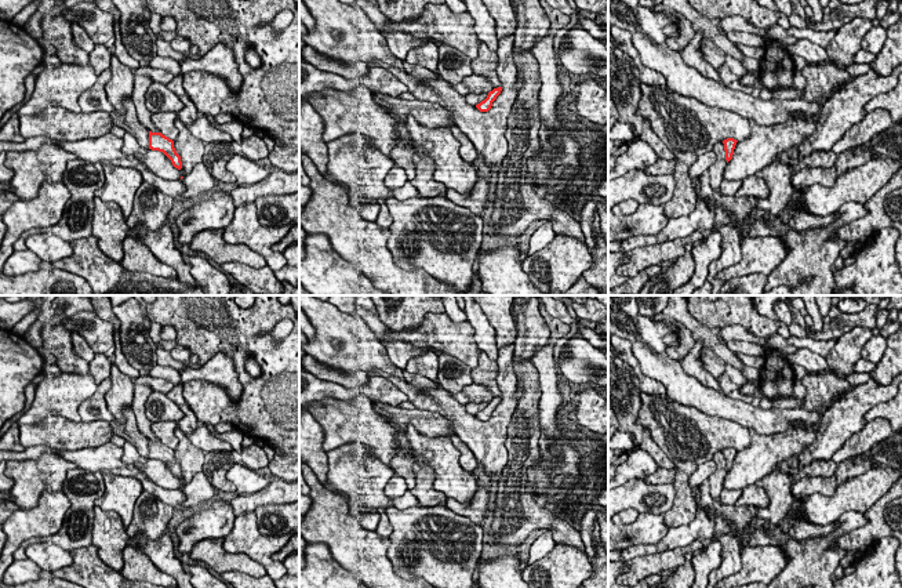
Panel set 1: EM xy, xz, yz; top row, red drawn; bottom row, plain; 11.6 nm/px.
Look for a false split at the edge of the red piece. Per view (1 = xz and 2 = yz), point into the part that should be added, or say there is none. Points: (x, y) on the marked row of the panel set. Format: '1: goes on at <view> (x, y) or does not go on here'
1: does not go on here
2: does not go on here

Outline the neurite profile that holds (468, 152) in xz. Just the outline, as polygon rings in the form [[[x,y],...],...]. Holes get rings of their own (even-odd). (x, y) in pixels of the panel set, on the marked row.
[[[454,124],[450,130],[455,139],[461,142],[459,155],[465,161],[473,163],[480,157],[472,141],[459,130],[459,127]]]

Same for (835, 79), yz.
[[[834,65],[807,66],[801,70],[807,80],[800,99],[816,101],[821,97],[830,99],[834,92],[840,91],[847,83],[852,81],[848,72],[837,69]]]

